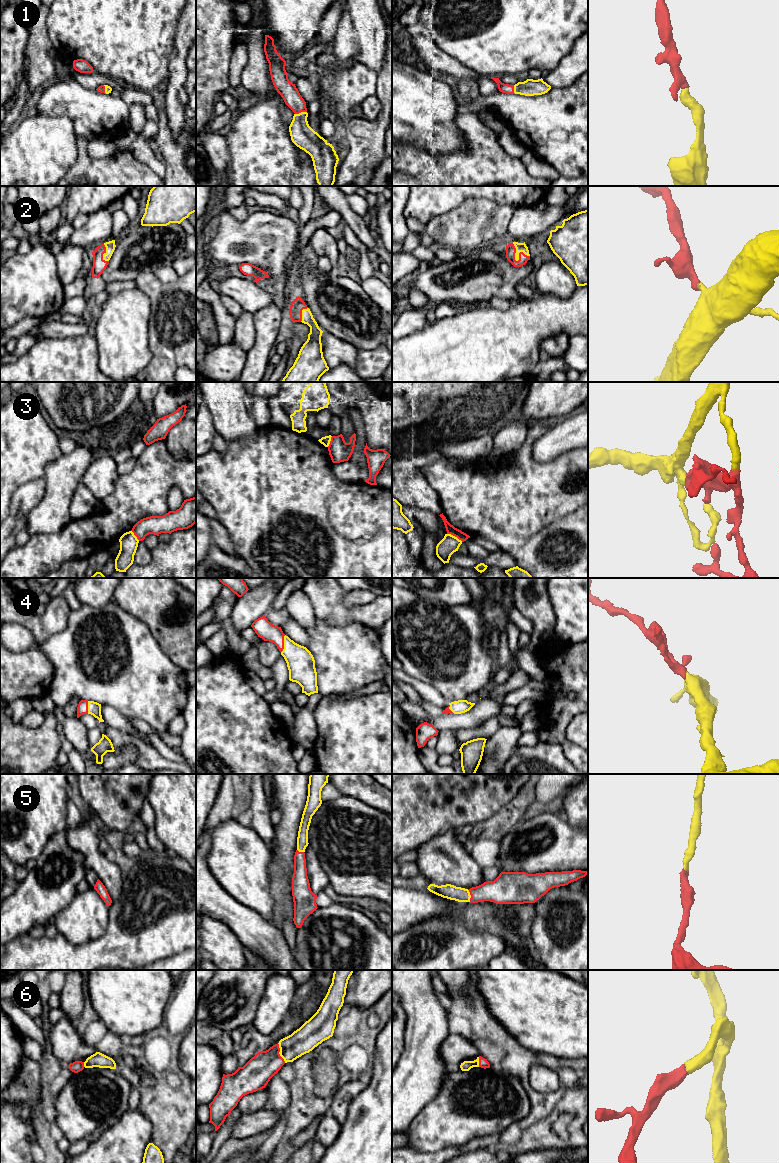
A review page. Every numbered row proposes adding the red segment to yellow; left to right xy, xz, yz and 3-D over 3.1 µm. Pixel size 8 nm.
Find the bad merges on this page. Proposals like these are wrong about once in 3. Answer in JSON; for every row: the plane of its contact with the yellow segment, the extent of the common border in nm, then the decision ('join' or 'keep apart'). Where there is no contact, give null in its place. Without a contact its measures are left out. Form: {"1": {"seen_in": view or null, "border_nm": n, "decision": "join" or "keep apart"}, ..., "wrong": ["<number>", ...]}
{"1": {"seen_in": "xz", "border_nm": 100, "decision": "join"}, "2": {"seen_in": "yz", "border_nm": 180, "decision": "join"}, "3": {"seen_in": "yz", "border_nm": 140, "decision": "keep apart"}, "4": {"seen_in": "xz", "border_nm": 150, "decision": "join"}, "5": {"seen_in": "yz", "border_nm": 100, "decision": "join"}, "6": {"seen_in": "xz", "border_nm": 170, "decision": "join"}, "wrong": ["3"]}

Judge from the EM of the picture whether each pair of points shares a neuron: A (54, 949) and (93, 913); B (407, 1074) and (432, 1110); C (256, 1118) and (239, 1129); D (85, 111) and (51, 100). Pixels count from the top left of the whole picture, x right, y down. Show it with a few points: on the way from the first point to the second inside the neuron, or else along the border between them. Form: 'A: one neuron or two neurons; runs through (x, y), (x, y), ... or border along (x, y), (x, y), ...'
A: two neurons; border along (58, 933), (73, 943), (86, 943), (89, 941)
B: two neurons; border along (442, 1083), (439, 1091), (412, 1119)
C: one neuron; runs through (252, 1122), (243, 1127)
D: one neuron; runs through (77, 103), (73, 100), (59, 100)

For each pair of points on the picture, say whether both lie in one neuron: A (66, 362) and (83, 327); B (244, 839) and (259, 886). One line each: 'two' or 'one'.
A: two
B: one

